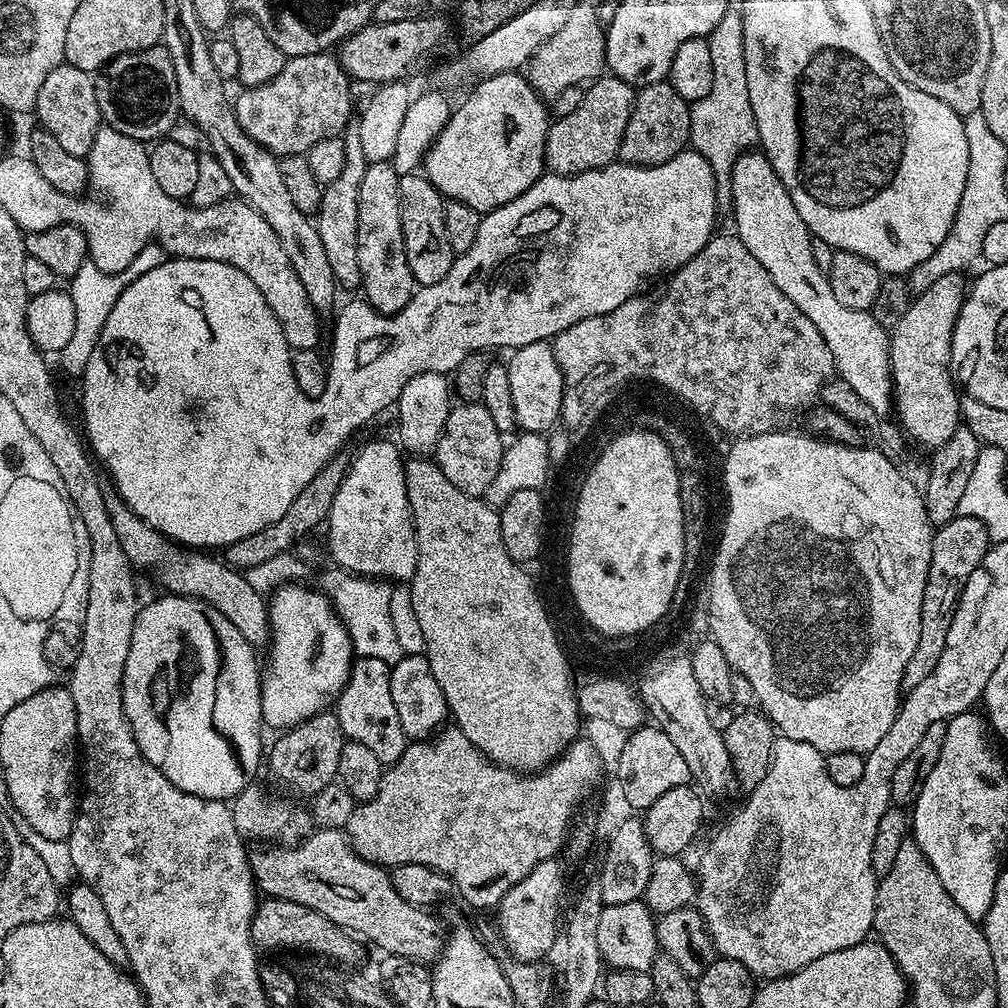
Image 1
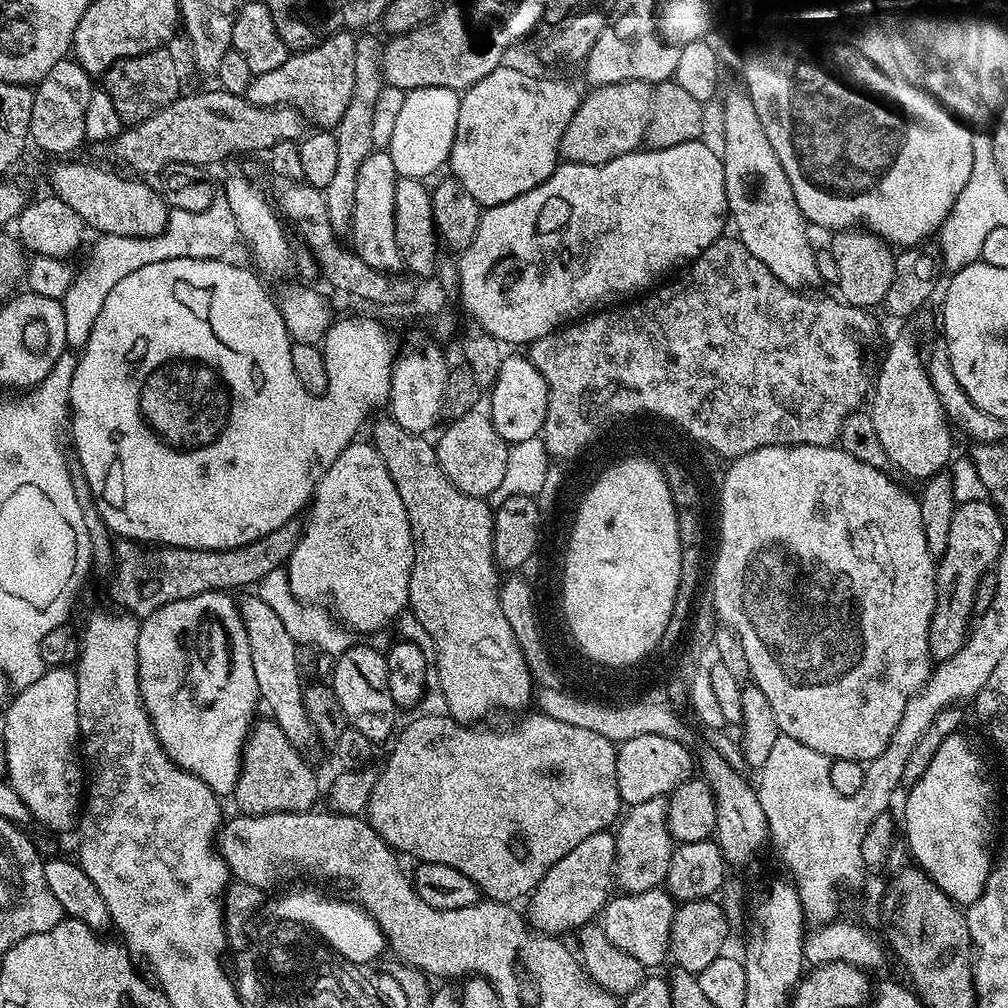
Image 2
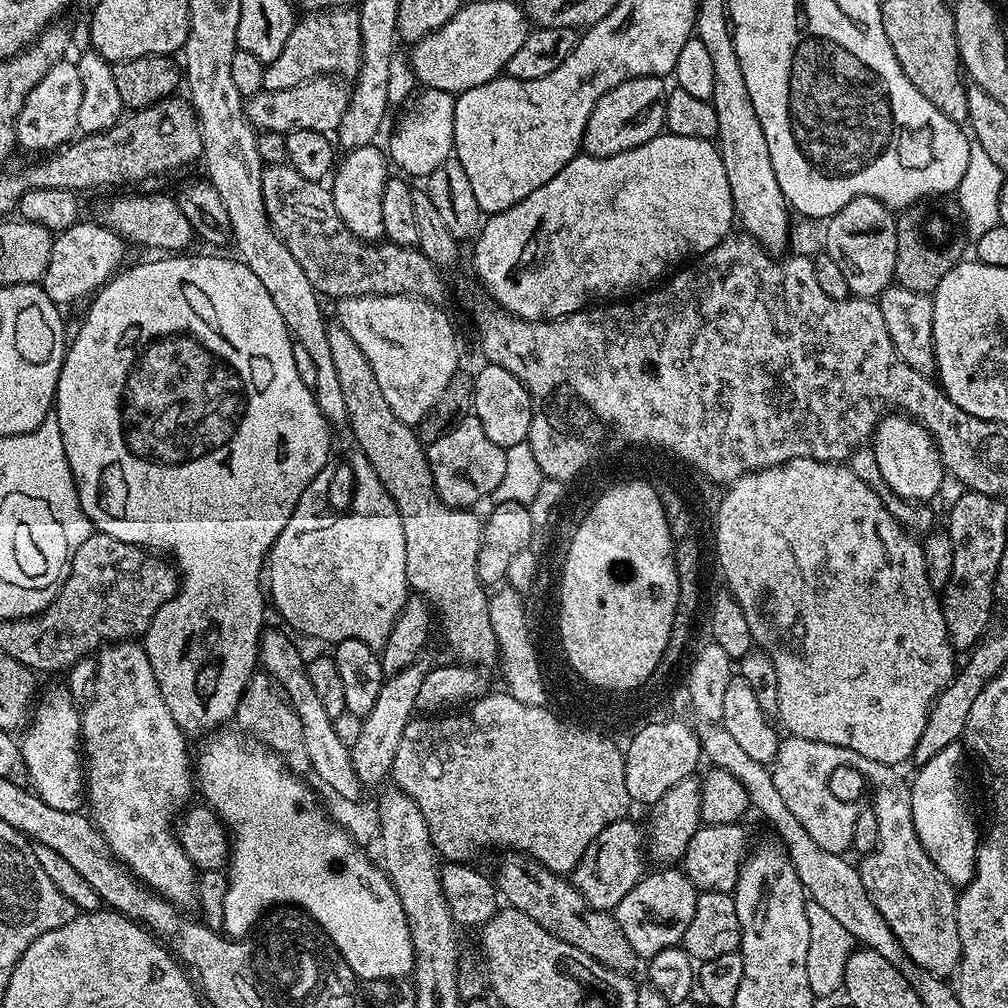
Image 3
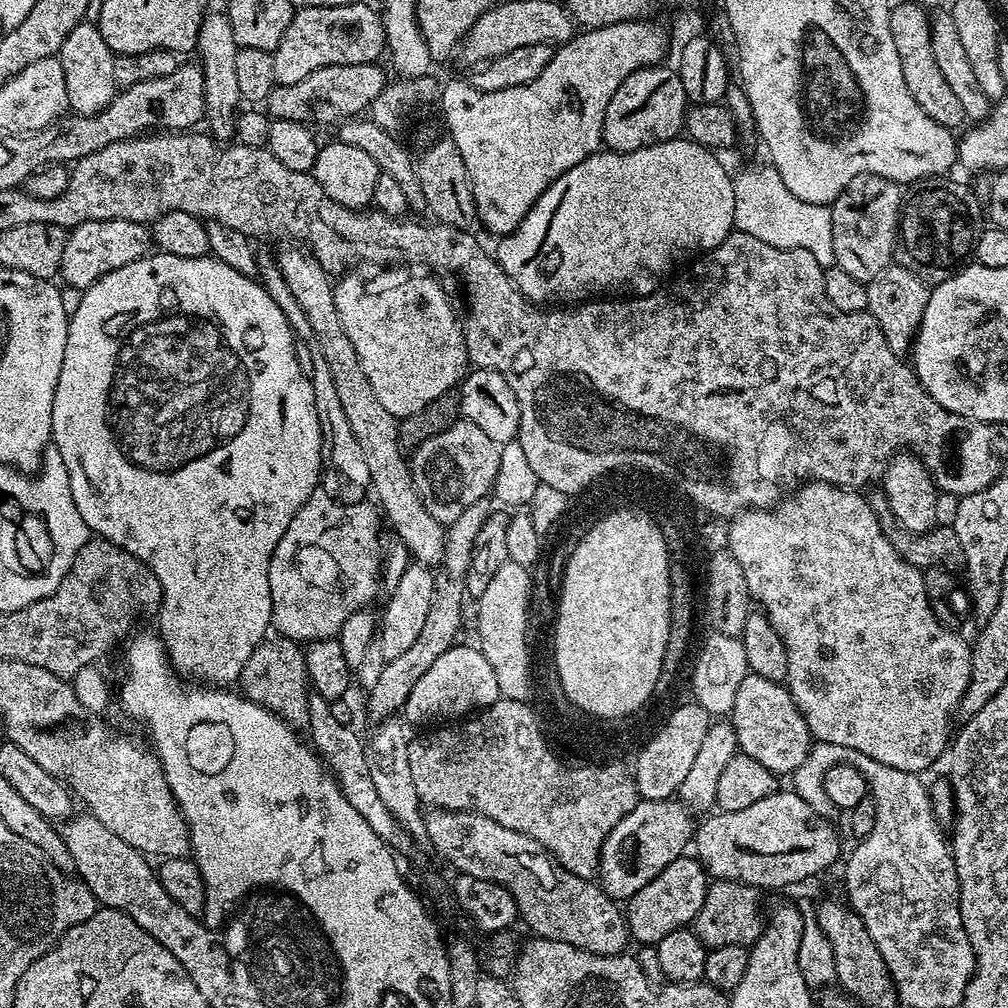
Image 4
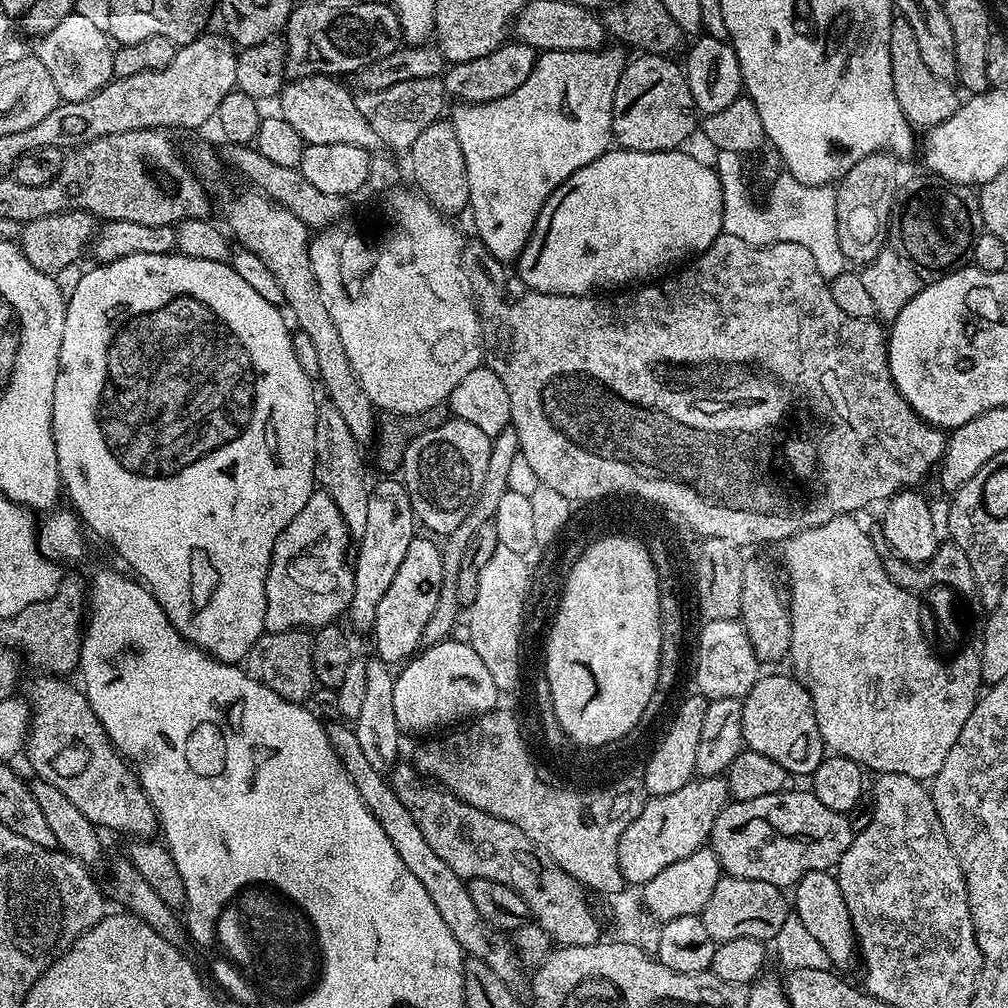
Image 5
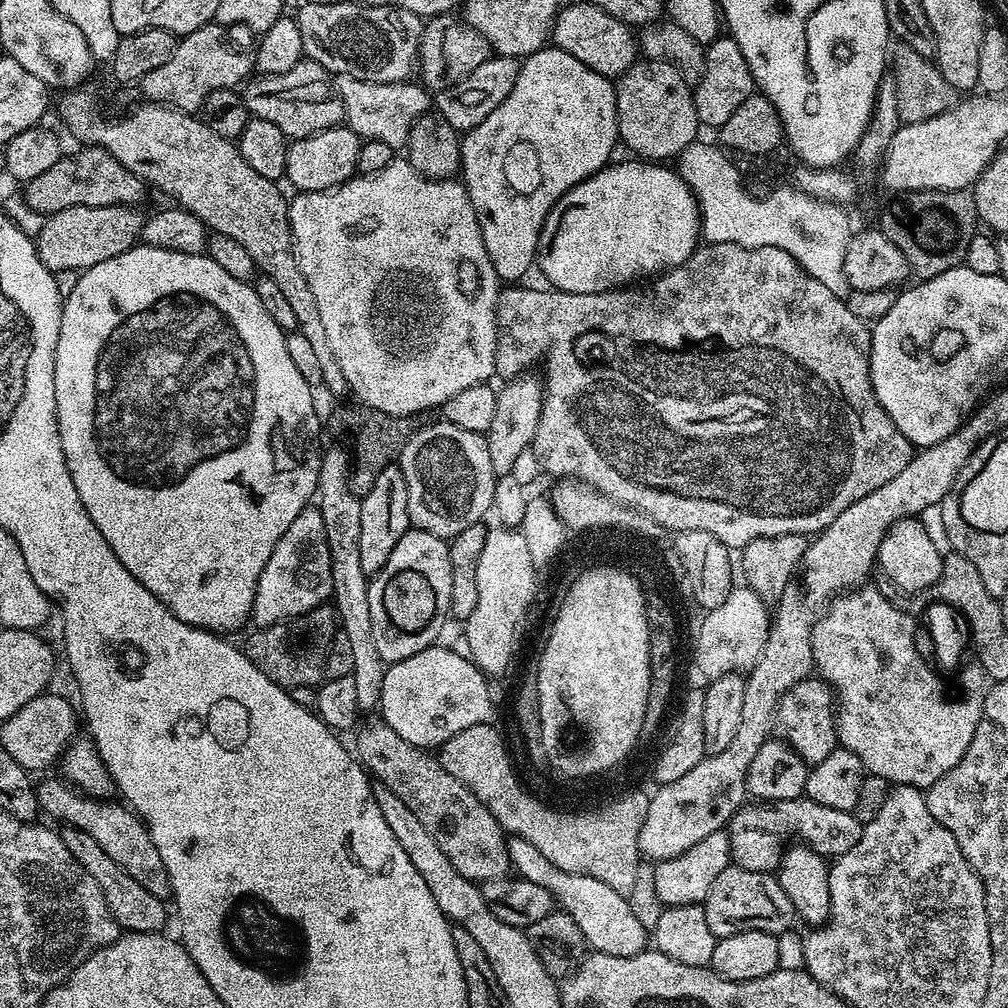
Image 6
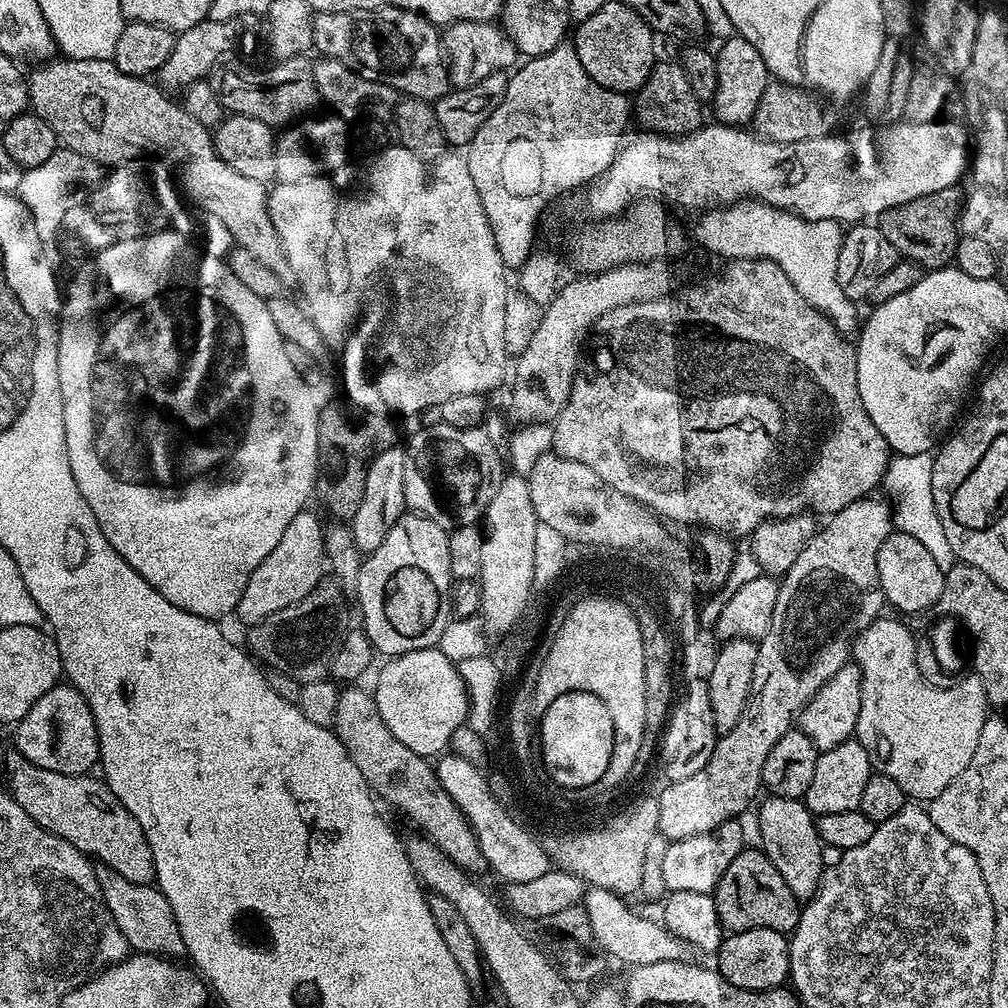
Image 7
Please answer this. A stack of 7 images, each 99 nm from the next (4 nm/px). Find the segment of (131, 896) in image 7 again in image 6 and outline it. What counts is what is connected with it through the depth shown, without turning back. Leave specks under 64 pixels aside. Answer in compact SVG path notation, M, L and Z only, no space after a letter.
M71 826L65 827L62 835L66 850L70 850L74 862L78 862L78 866L82 866L82 870L86 870L94 882L98 882L98 890L102 890L102 898L106 898L110 914L124 932L158 932L165 927L163 924L168 916L170 920L169 909L168 912L164 909L165 901L150 894L150 890L145 890L139 882L134 882L134 878L130 878L130 874L126 874L126 870L122 870L122 866L118 866L118 862L114 862L114 858L110 858L102 846L98 846L95 838Z

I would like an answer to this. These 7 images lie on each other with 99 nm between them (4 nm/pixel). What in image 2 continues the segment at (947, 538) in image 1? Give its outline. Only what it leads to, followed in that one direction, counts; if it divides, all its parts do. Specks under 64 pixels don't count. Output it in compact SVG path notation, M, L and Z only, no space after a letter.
M987 499L957 504L954 510L950 538L936 566L936 601L928 635L928 653L933 661L949 660L962 650L968 638L977 611L976 591L980 588L980 579L995 569L996 560L1006 546L1003 519L1000 509Z

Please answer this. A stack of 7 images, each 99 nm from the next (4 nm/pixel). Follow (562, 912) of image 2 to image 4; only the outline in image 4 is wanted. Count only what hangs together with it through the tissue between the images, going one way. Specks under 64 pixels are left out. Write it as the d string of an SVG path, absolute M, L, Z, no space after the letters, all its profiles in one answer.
M641 799L614 830L602 842L598 883L607 896L617 902L626 902L646 882L654 882L670 862L685 855L684 848L694 840L694 816L679 799L645 800Z

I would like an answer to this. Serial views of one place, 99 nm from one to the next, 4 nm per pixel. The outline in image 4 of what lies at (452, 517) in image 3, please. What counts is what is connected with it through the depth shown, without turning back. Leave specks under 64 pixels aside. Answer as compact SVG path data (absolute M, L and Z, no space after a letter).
M288 246L292 248L284 248L278 255L278 263L280 269L282 270L282 278L286 278L286 284L290 286L290 292L294 294L294 298L298 298L298 304L302 306L303 313L306 314L306 319L310 322L310 330L312 331L312 339L318 342L318 350L322 350L322 358L326 358L326 366L330 366L330 374L334 378L334 387L338 389L338 399L342 402L342 407L346 413L346 419L350 421L350 430L354 430L354 438L358 438L358 443L362 446L362 454L366 457L366 466L370 470L370 488L371 491L376 491L378 499L378 508L382 513L383 519L386 521L387 527L388 524L390 527L396 531L395 539L399 543L403 544L406 551L408 551L409 557L415 563L426 564L429 566L439 565L440 560L444 557L444 538L446 535L445 525L439 524L434 518L434 514L430 514L430 510L426 510L426 506L422 506L422 498L418 498L418 490L414 486L414 478L412 477L412 469L410 467L409 457L406 455L405 449L400 446L400 430L398 427L397 417L394 417L390 414L390 410L386 410L386 406L382 406L382 402L378 402L378 398L374 395L374 389L370 386L370 378L366 378L366 374L362 370L362 362L358 362L358 350L354 350L354 342L350 342L350 338L346 338L346 330L342 330L342 318L338 318L338 306L334 302L334 284L331 280L329 273L326 273L322 270L321 266L315 258L312 256L312 253L305 250L300 246Z

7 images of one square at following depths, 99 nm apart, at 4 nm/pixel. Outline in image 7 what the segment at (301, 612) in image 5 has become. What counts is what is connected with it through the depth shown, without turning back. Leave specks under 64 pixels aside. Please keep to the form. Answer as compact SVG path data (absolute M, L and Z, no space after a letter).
M311 510L294 514L290 518L290 526L286 526L282 534L282 542L270 550L270 554L250 574L250 582L246 582L246 590L242 590L242 598L234 613L244 626L262 622L270 614L278 610L286 610L294 602L306 598L314 586L318 586L326 576L326 557L324 554L325 525Z

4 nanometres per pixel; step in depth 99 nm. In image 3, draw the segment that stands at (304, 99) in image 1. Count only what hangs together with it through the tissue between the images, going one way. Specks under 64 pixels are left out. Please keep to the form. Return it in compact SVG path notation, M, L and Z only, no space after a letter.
M355 7L330 8L326 12L310 12L297 19L282 54L264 69L264 86L270 90L286 90L315 76L355 77L360 64L359 14Z

